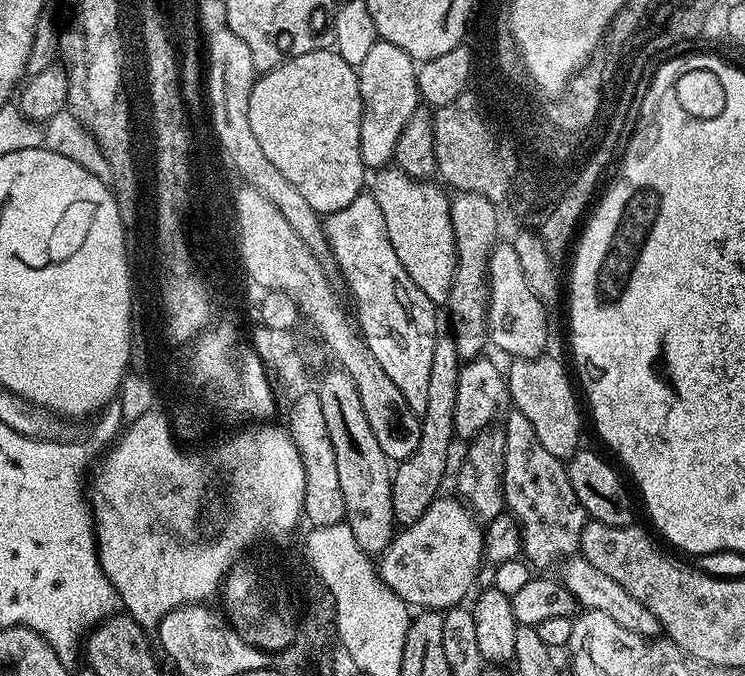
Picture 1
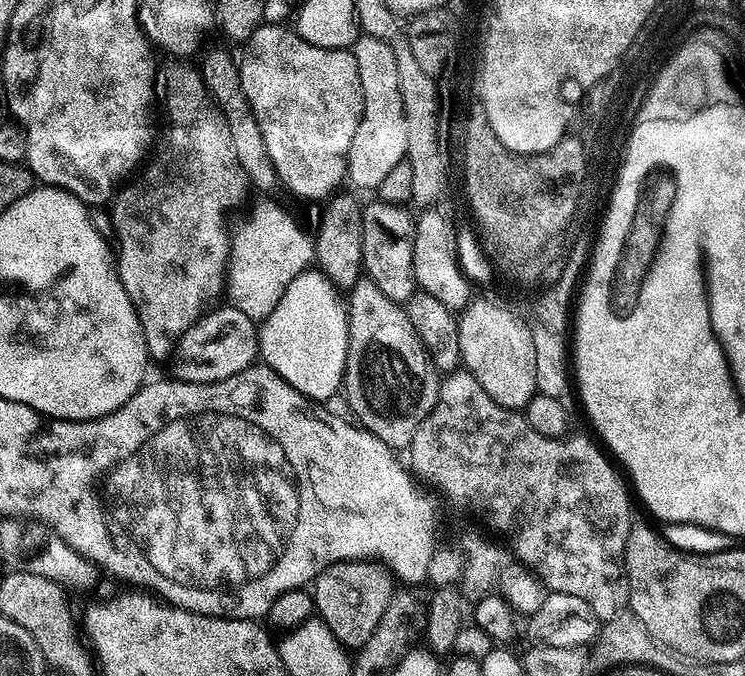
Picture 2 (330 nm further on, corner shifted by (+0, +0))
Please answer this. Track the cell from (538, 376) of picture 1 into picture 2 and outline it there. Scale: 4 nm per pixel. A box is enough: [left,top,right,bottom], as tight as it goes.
[458,300,537,409]

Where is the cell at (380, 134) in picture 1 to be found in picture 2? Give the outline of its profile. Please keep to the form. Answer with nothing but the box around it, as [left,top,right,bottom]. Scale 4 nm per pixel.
[347,35,408,189]

